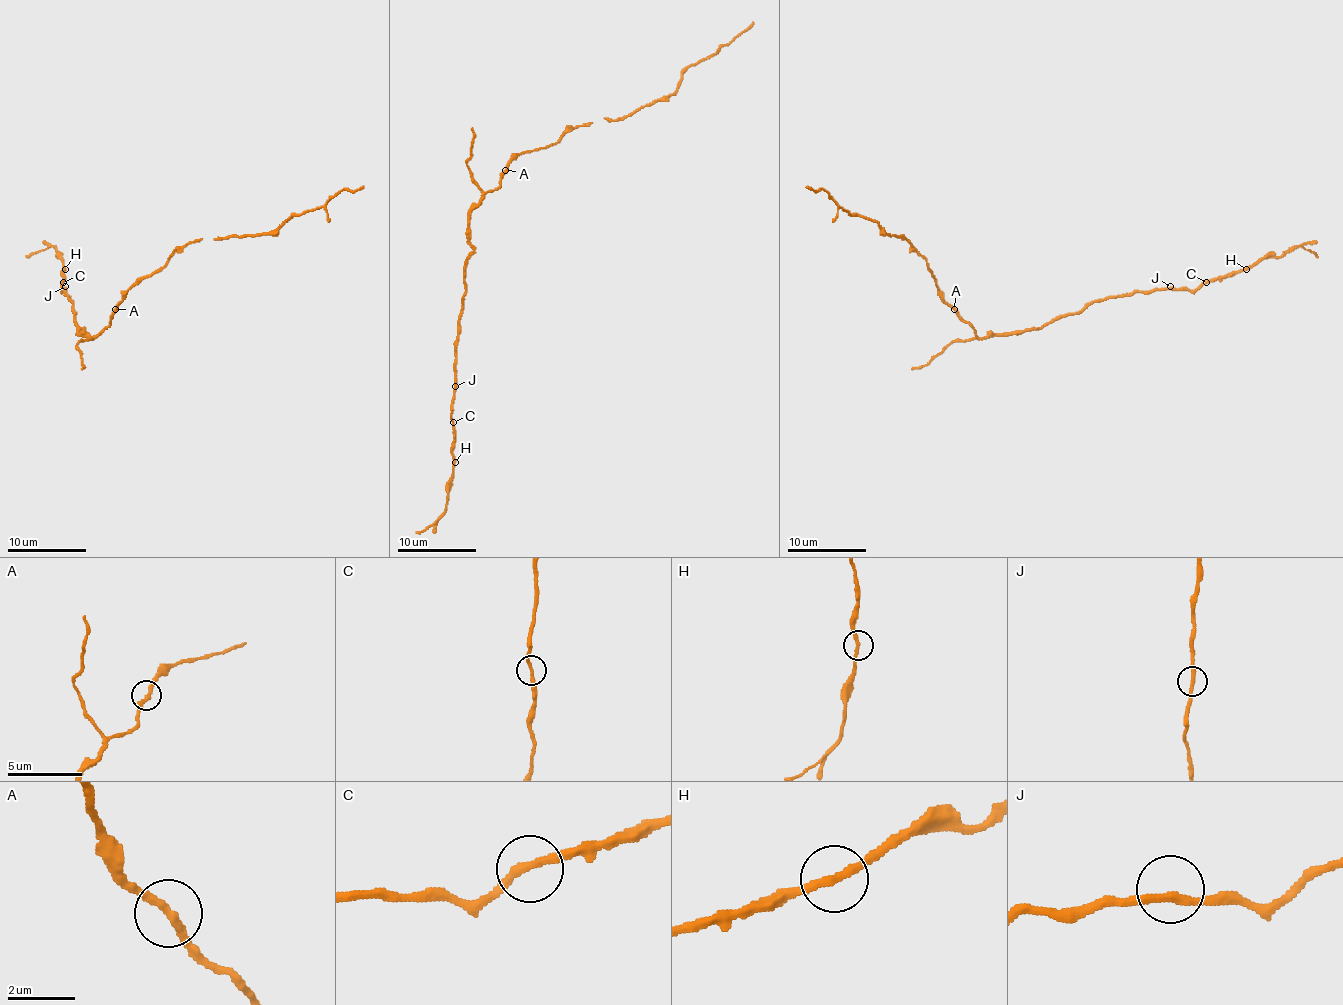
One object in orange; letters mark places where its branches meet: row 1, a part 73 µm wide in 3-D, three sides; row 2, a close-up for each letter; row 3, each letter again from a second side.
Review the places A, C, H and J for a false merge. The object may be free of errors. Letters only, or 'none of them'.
none of them

